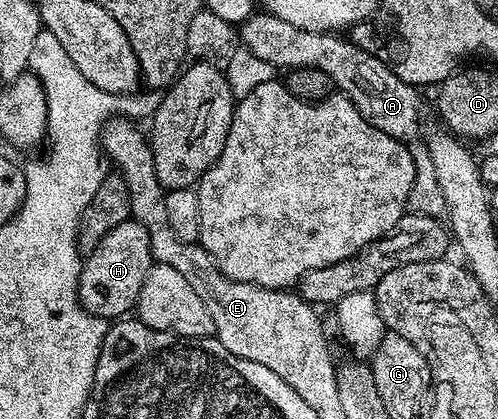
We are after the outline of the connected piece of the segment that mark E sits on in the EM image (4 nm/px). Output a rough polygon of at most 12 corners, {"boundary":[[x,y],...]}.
{"boundary":[[102,128],[154,261],[176,268],[232,356],[304,401],[336,368],[311,303],[233,282],[168,225],[147,135]]}

